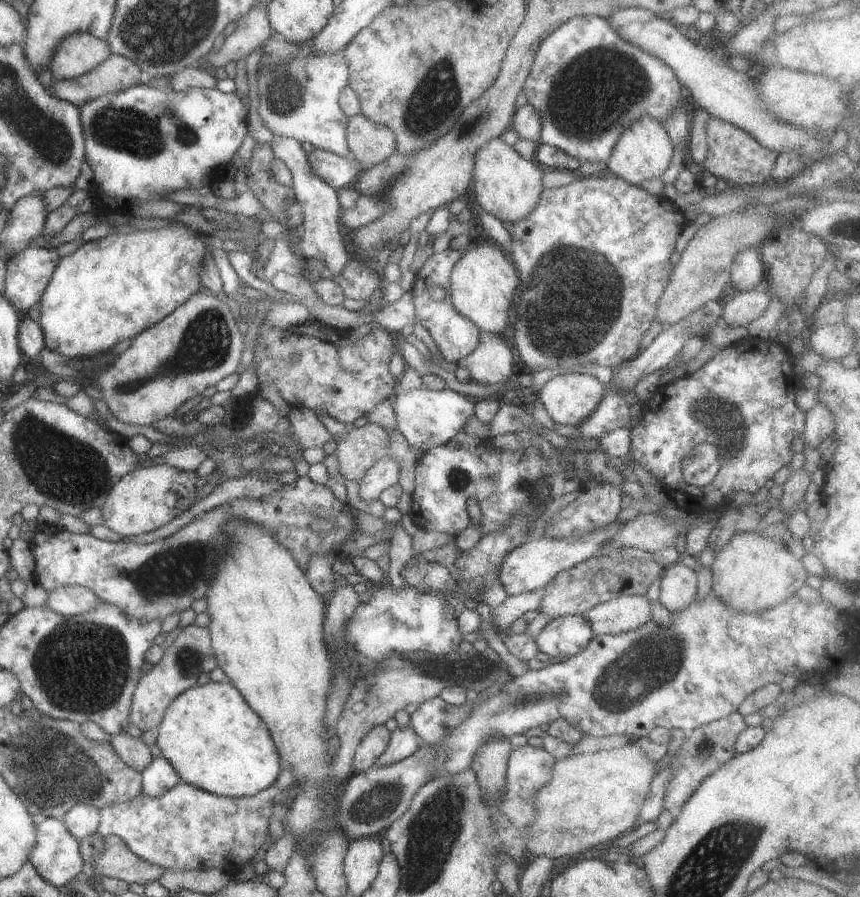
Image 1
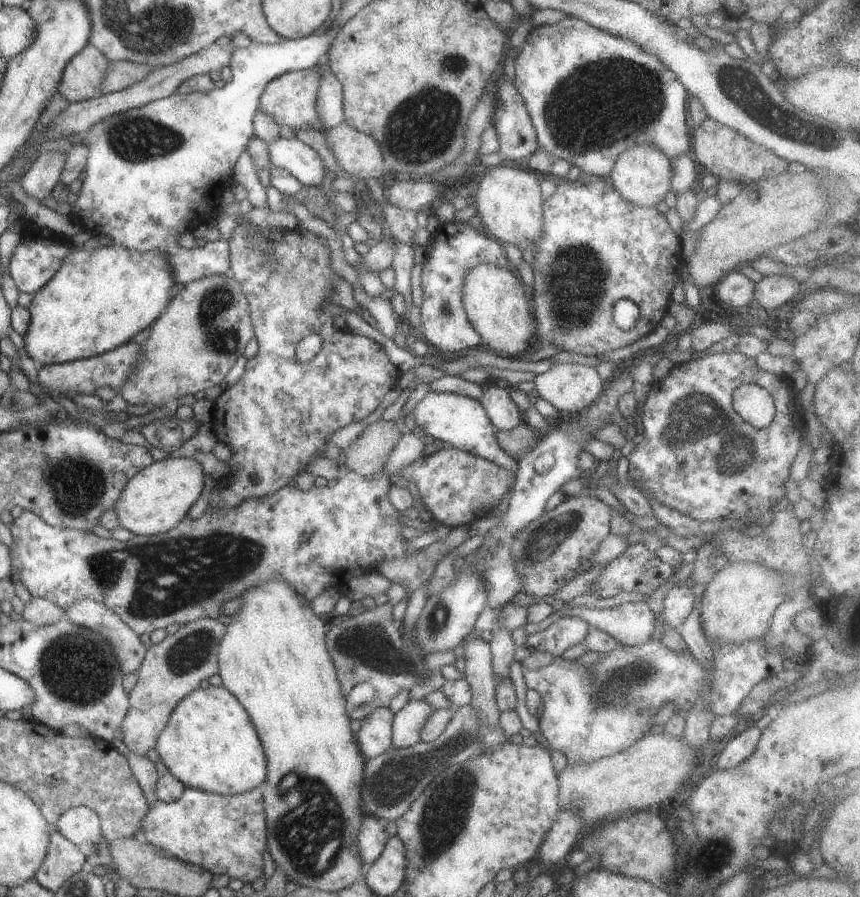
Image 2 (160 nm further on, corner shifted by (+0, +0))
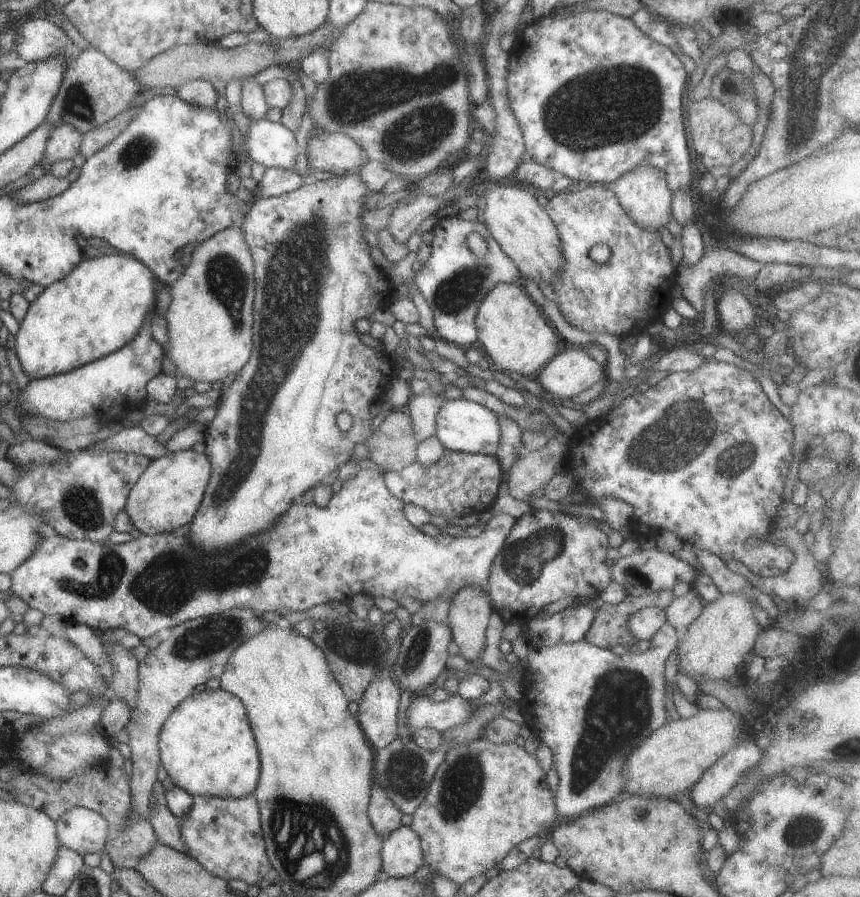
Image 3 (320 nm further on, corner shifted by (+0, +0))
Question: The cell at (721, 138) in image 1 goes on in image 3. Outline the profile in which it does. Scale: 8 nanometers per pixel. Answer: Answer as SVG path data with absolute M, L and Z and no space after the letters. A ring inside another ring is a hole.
M709 95L697 100L684 102L687 111L687 132L691 138L691 148L699 156L701 164L709 171L713 166L726 166L727 168L741 158L751 142L752 127L744 125L738 114L720 100Z

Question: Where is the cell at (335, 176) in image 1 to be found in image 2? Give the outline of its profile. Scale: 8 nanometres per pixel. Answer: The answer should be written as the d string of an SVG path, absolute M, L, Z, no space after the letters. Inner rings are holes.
M277 137L266 144L270 167L286 170L302 185L317 185L324 176L323 165L317 153L295 137Z

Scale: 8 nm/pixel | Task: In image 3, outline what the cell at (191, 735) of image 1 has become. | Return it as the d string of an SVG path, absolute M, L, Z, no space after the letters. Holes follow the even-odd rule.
M219 689L185 697L163 721L158 732L160 765L175 787L193 795L232 799L250 795L259 774L253 733L241 701Z

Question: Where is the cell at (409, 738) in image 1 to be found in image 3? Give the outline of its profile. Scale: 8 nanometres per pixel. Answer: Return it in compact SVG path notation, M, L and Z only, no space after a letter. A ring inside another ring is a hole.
M429 693L413 694L405 711L409 734L421 727L431 727L440 732L453 725L465 724L477 707L469 705L459 695L451 695L440 702L429 699Z

